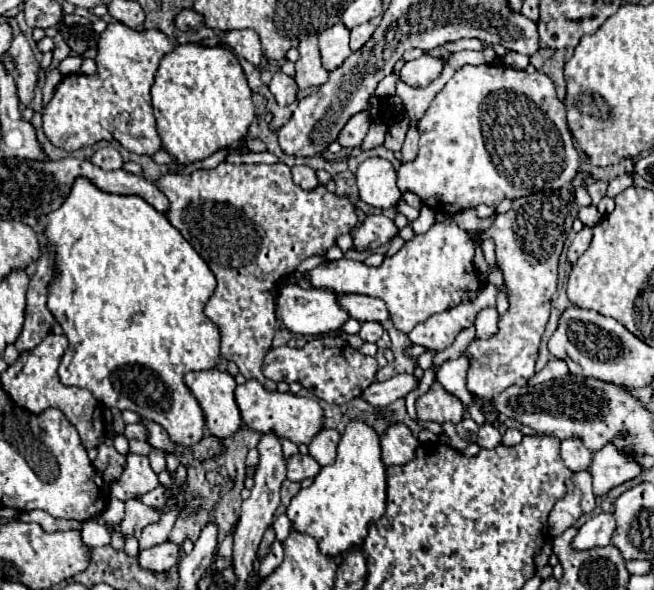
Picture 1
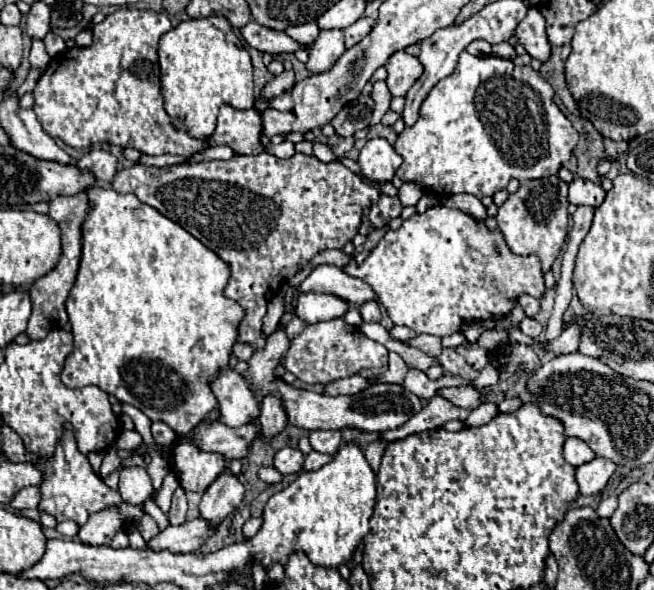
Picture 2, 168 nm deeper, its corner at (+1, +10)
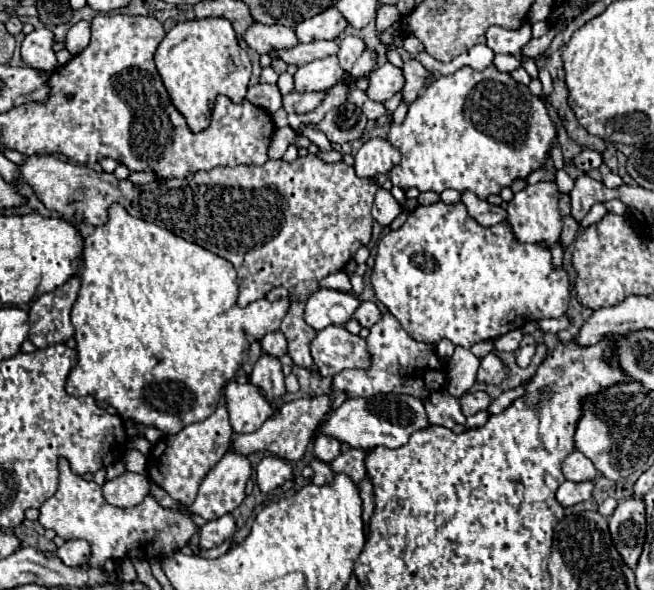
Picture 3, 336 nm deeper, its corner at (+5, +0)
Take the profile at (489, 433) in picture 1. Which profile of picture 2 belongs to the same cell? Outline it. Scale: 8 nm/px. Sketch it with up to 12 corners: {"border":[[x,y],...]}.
{"border":[[484,402],[466,418],[468,426],[484,426],[496,414],[494,402]]}

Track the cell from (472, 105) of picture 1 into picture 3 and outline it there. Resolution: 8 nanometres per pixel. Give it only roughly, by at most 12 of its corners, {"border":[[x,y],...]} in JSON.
{"border":[[496,66],[390,126],[394,186],[480,200],[550,164],[544,100]]}

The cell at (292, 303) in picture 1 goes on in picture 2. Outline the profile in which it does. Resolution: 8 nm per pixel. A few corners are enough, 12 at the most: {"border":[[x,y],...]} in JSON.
{"border":[[298,296],[296,316],[306,324],[340,318],[350,304],[338,296]]}

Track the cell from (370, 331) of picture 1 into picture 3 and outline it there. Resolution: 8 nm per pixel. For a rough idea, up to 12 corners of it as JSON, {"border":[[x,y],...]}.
{"border":[[362,302],[354,312],[360,326],[372,328],[380,320],[374,302]]}

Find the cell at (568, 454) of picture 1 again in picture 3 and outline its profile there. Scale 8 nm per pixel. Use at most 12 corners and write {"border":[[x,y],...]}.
{"border":[[578,450],[562,464],[566,480],[582,482],[598,476],[594,464]]}

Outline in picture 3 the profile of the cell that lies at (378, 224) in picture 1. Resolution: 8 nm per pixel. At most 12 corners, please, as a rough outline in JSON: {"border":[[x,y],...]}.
{"border":[[380,188],[372,206],[372,218],[382,228],[390,226],[400,204]]}

